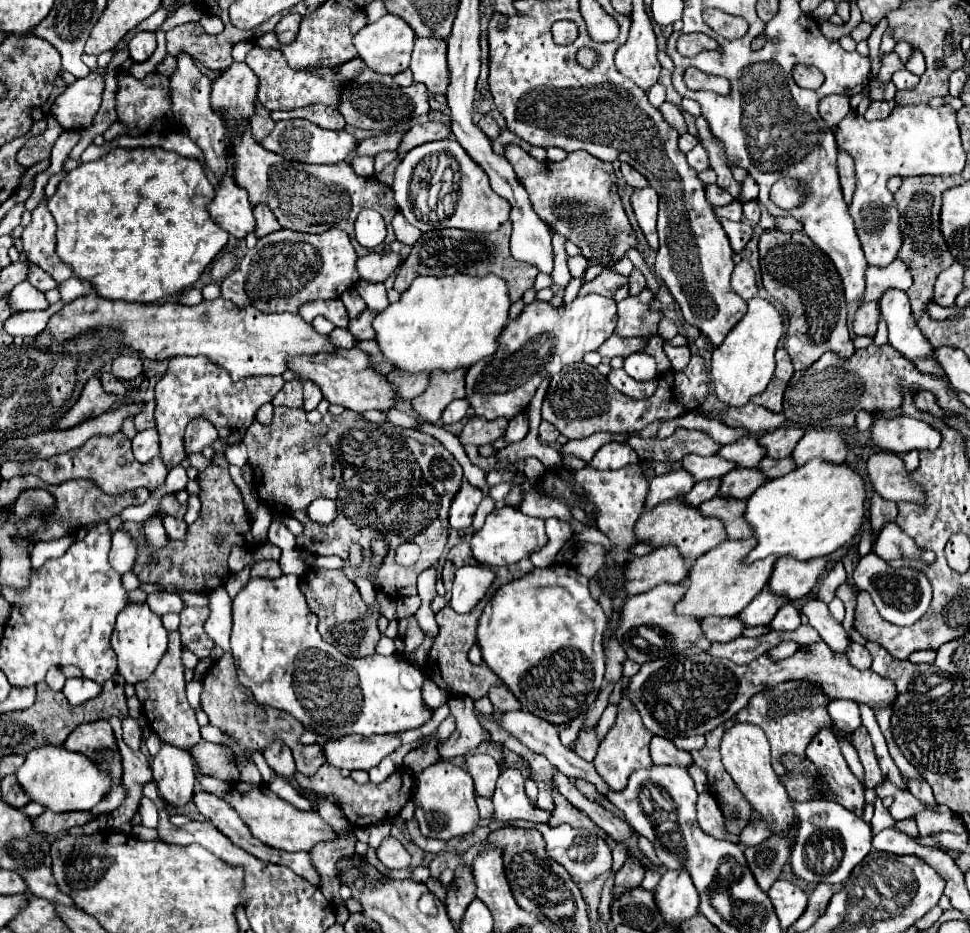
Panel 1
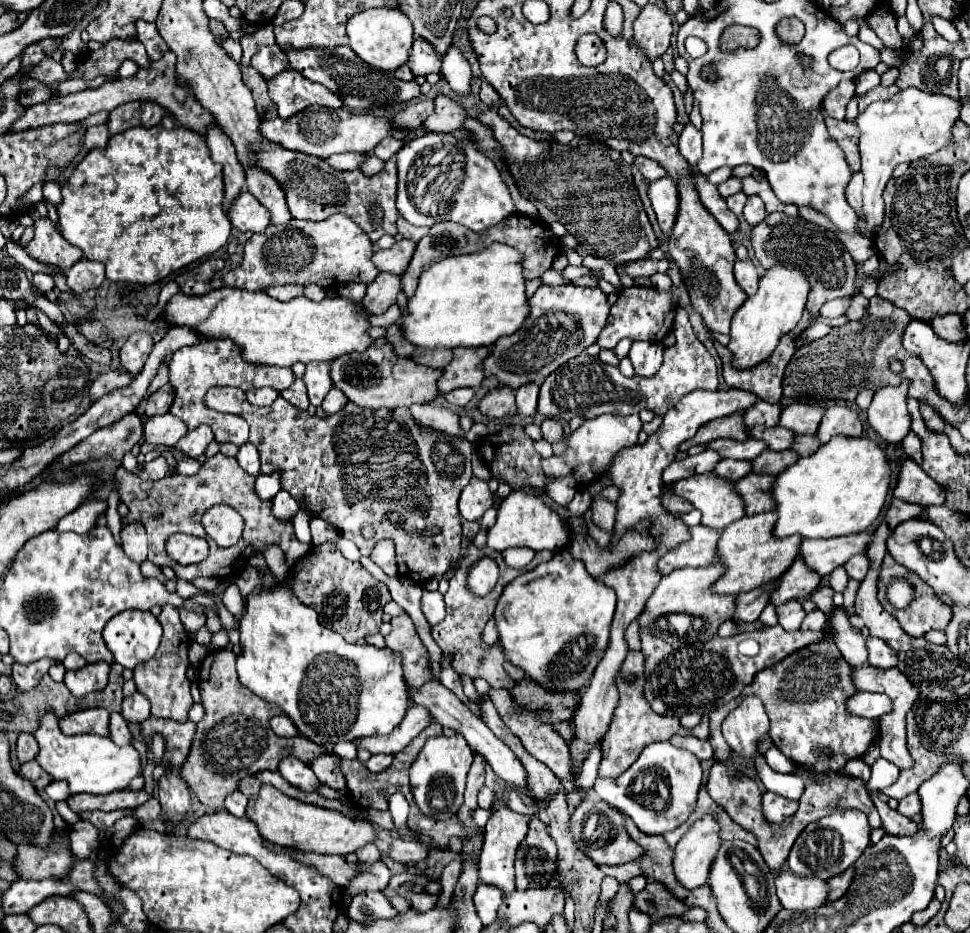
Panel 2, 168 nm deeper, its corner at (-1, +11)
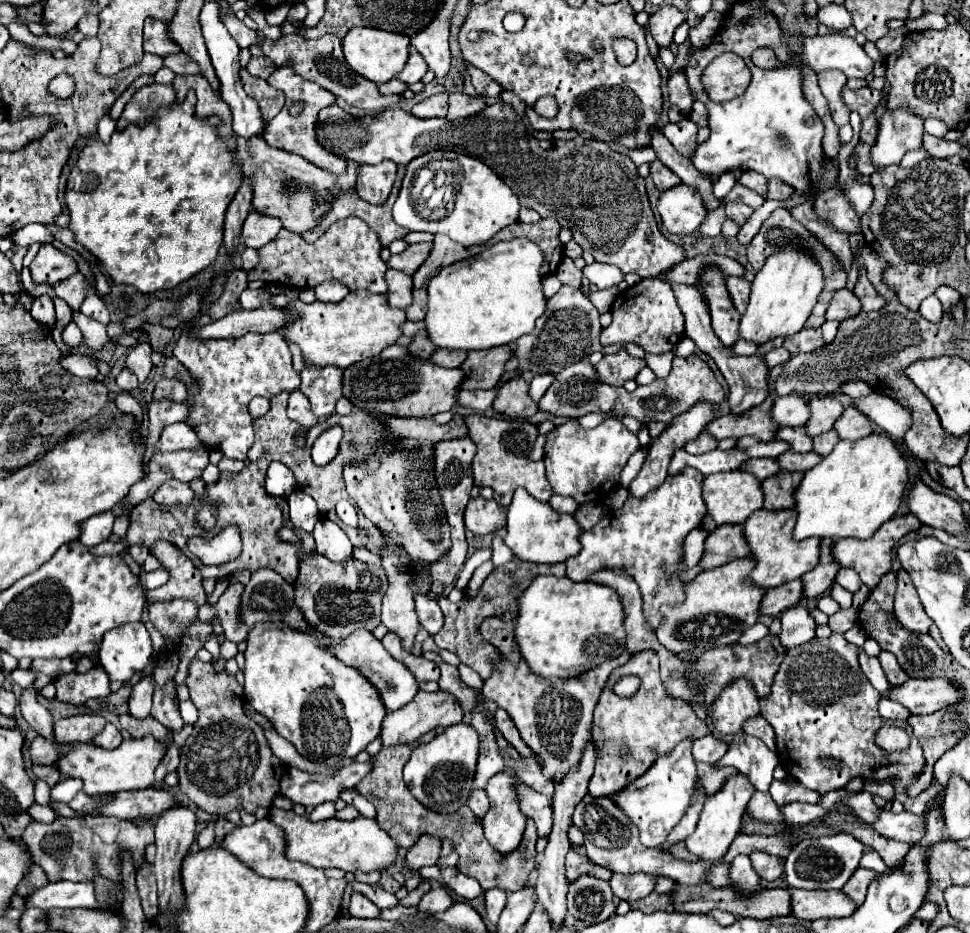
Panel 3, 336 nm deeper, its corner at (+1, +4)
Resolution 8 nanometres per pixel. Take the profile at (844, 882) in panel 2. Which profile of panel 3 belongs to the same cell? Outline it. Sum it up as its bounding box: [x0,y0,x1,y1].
[842,869,878,905]

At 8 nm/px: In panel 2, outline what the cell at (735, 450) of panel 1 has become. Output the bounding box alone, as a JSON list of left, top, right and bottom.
[750,426,796,450]

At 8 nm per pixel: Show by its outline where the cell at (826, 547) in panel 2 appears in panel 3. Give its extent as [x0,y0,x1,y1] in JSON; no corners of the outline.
[832,513,920,587]

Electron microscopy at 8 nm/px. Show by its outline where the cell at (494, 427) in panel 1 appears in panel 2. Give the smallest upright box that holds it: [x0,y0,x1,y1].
[480,386,518,420]

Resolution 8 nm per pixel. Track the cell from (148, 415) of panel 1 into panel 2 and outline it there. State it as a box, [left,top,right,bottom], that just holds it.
[144,384,174,416]

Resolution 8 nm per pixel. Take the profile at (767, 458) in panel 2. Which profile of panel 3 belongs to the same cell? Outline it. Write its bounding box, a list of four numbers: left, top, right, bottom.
[776,451,822,471]

